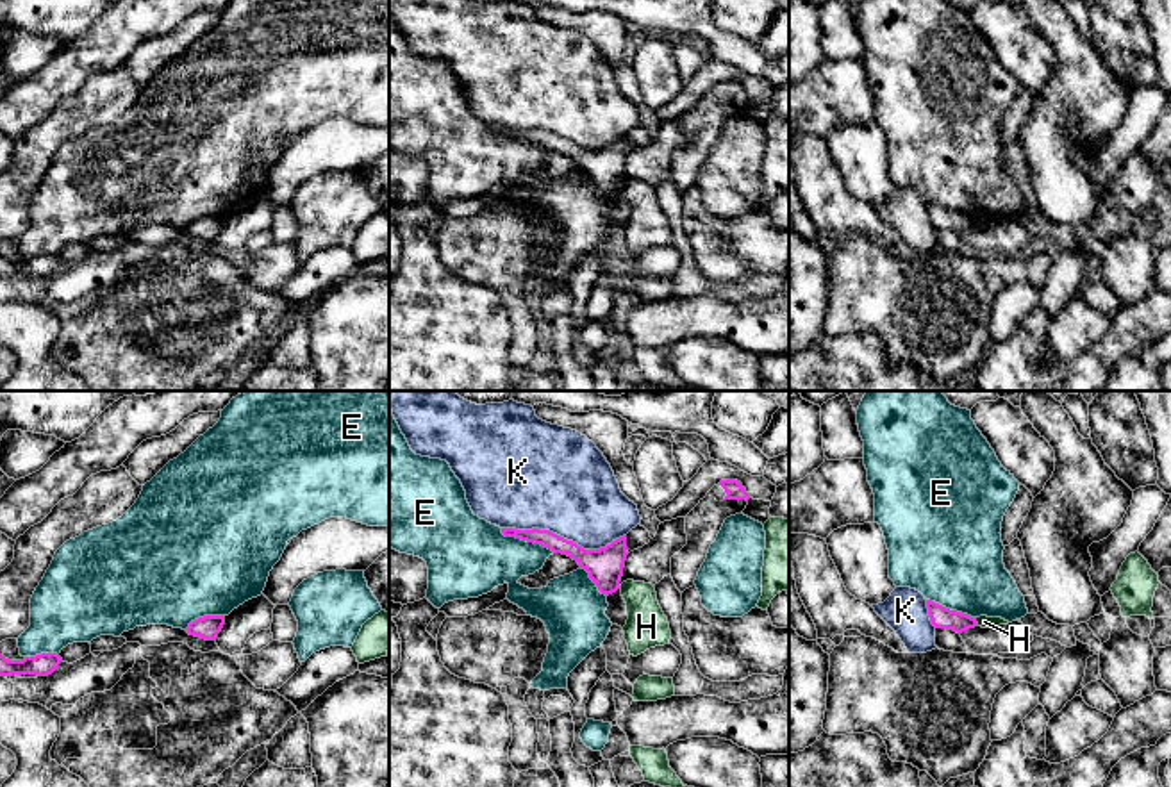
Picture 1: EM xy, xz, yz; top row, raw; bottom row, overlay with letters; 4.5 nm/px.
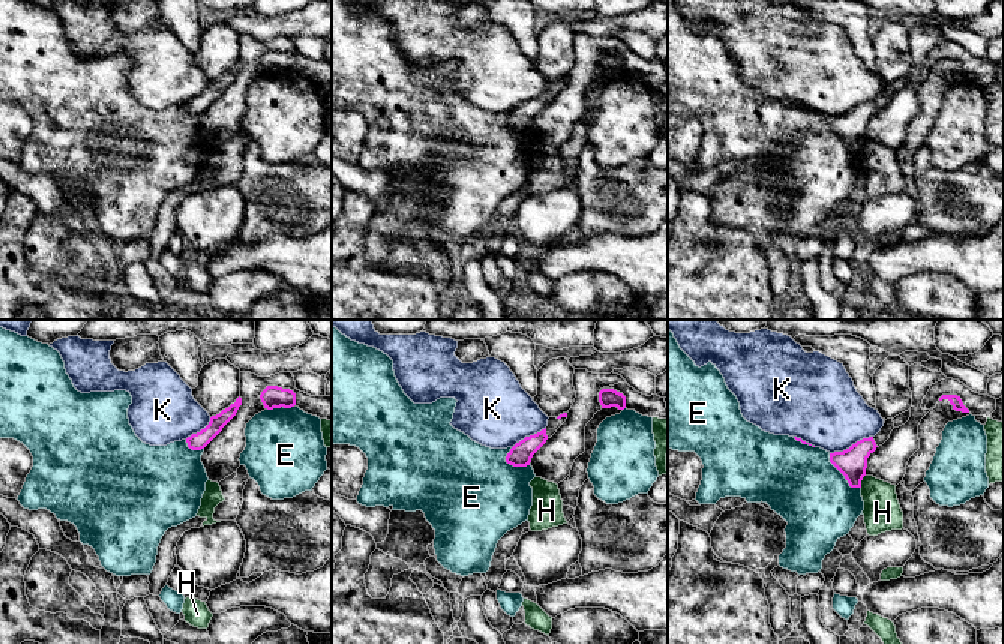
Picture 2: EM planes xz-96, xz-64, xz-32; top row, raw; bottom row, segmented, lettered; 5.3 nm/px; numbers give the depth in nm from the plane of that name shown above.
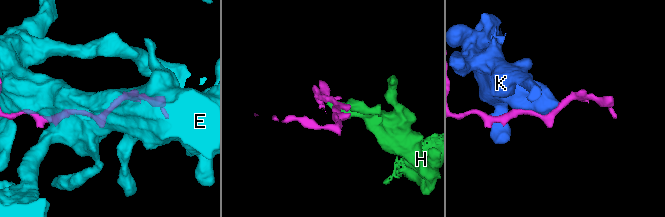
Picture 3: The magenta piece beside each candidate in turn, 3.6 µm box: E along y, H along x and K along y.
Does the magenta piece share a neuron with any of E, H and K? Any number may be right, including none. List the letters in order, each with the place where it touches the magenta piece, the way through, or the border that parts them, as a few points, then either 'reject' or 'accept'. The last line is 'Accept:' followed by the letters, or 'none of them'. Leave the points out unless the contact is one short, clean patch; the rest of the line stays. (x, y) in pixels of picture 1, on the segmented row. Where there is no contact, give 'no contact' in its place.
E: xz (527, 541) | reject
H: yz (975, 621) | reject
K: xz (563, 538) | reject
Accept: none of them

